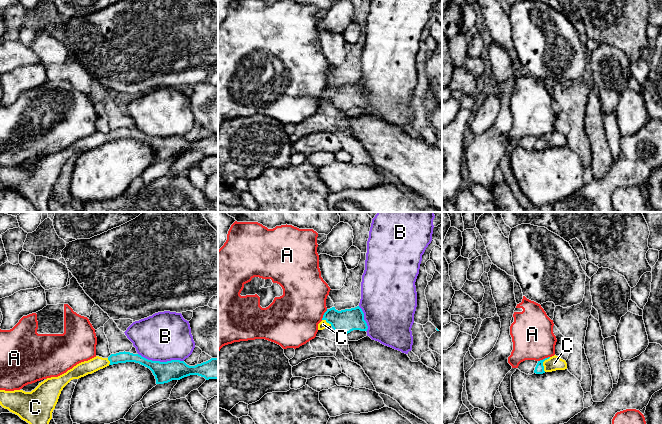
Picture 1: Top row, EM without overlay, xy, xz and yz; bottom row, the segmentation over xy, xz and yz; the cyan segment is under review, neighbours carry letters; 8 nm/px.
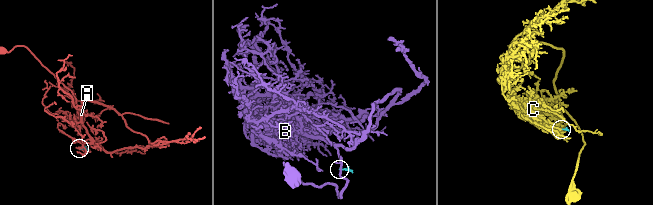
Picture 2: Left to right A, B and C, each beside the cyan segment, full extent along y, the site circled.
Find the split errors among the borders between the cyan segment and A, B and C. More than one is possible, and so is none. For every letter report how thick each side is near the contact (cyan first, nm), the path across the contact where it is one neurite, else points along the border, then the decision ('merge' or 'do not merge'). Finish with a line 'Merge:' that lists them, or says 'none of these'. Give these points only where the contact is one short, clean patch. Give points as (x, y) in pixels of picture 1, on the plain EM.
A: calibres 80 and 340 nm; border yz (549, 132), (538, 137); do not merge
B: calibres 170 and 400 nm; border xy (138, 129), (152, 136), (183, 137); do not merge
C: calibres 80 and 120 nm; way yz (539, 145), (542, 139), (554, 139); merge
Merge: C

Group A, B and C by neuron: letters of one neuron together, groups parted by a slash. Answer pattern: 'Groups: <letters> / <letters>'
Groups: A / B / C

